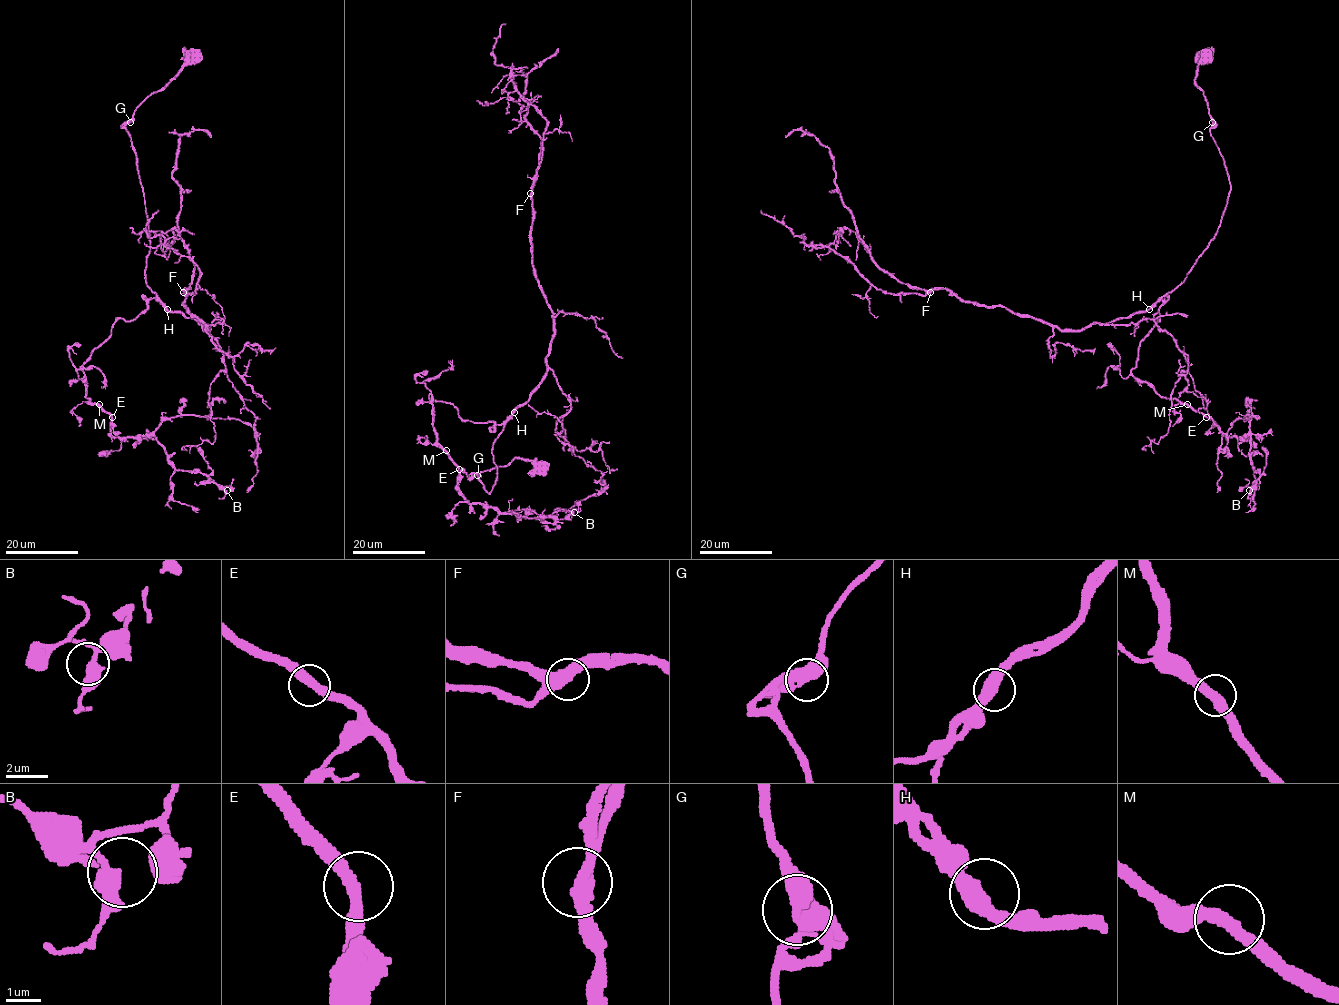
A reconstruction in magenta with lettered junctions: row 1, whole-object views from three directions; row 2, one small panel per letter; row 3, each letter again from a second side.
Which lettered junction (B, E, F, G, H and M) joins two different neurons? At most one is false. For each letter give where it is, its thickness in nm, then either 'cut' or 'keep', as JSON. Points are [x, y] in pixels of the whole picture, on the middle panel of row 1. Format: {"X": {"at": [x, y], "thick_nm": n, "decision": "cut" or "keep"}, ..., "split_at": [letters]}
{"B": {"at": [574, 512], "thick_nm": 380, "decision": "keep"}, "E": {"at": [459, 469], "thick_nm": 380, "decision": "keep"}, "F": {"at": [530, 193], "thick_nm": 380, "decision": "keep"}, "G": {"at": [477, 475], "thick_nm": 380, "decision": "keep"}, "H": {"at": [514, 412], "thick_nm": 380, "decision": "keep"}, "M": {"at": [446, 450], "thick_nm": 360, "decision": "keep"}, "split_at": []}

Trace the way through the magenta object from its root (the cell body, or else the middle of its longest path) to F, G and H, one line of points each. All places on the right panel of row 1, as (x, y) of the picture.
F: (1205, 56), (1195, 83), (1230, 192), (1216, 235), (1182, 282), (1146, 312), (1078, 331), (930, 292)
G: (1205, 56), (1197, 65), (1195, 83), (1203, 91), (1212, 122)
H: (1205, 56), (1195, 83), (1206, 102), (1210, 135), (1223, 158), (1230, 192), (1208, 247), (1186, 279), (1149, 309)

